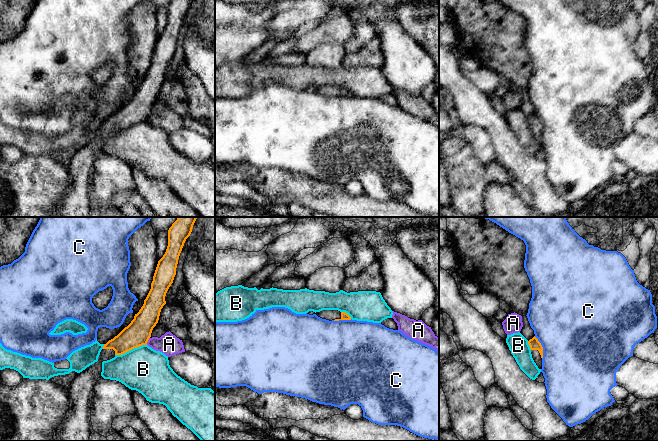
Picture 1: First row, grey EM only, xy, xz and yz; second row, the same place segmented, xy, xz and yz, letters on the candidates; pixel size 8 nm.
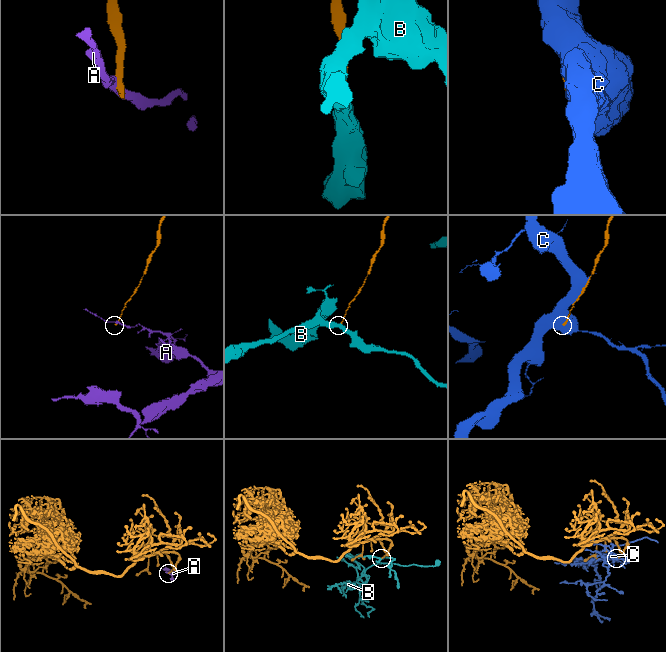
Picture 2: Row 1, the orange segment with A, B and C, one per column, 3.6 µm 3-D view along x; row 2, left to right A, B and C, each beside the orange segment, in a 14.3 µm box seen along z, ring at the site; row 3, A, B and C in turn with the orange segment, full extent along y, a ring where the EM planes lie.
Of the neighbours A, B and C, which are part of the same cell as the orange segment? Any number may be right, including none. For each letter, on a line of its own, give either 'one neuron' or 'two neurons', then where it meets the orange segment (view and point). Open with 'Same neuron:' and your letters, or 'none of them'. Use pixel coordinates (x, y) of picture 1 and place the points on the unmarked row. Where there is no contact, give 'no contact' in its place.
Same neuron: none of them
A: two neurons; contact xy (147, 117)
B: two neurons; contact xy (130, 125)
C: two neurons; contact yz (542, 123)

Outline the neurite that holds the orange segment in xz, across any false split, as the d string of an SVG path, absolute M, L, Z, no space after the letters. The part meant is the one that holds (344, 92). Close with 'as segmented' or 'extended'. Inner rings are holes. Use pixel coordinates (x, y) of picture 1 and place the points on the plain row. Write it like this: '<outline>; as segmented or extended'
M322 86L315 89L318 93L326 95L329 97L339 97L339 96L351 96L351 93L345 89L338 86Z; extended

